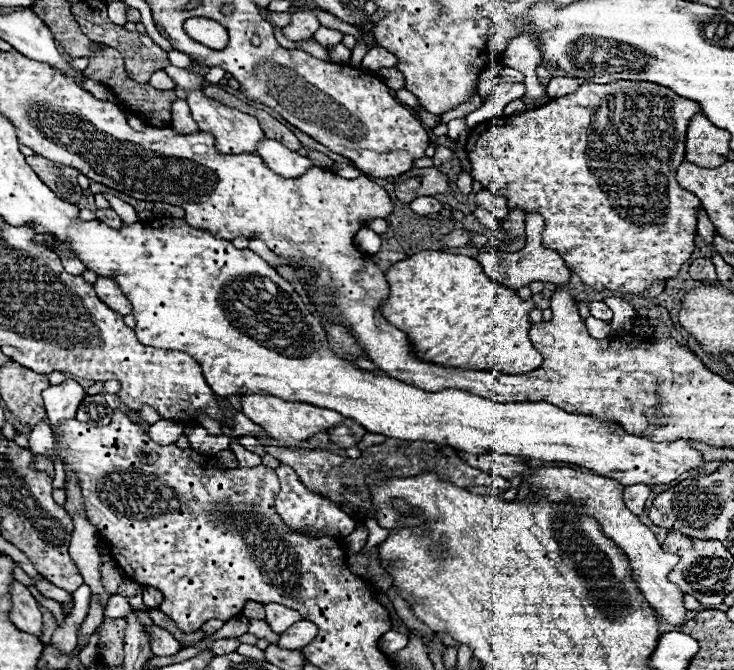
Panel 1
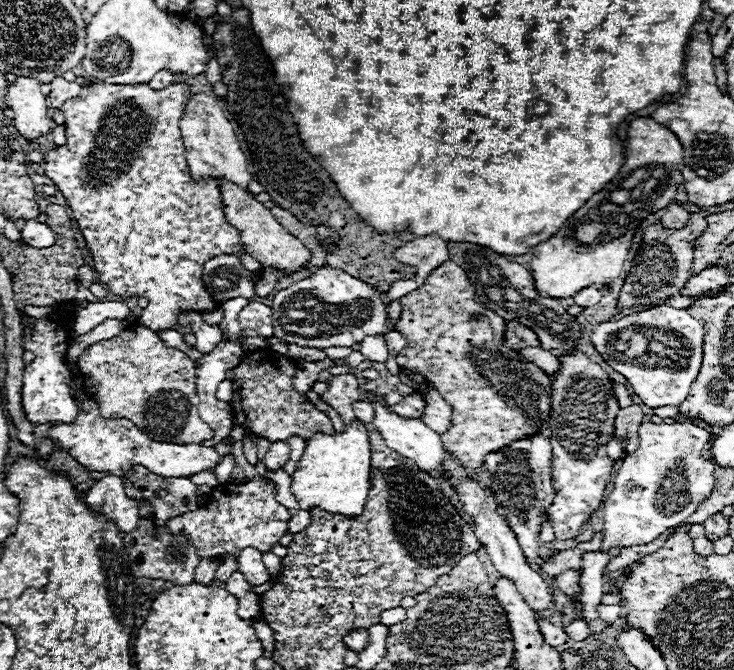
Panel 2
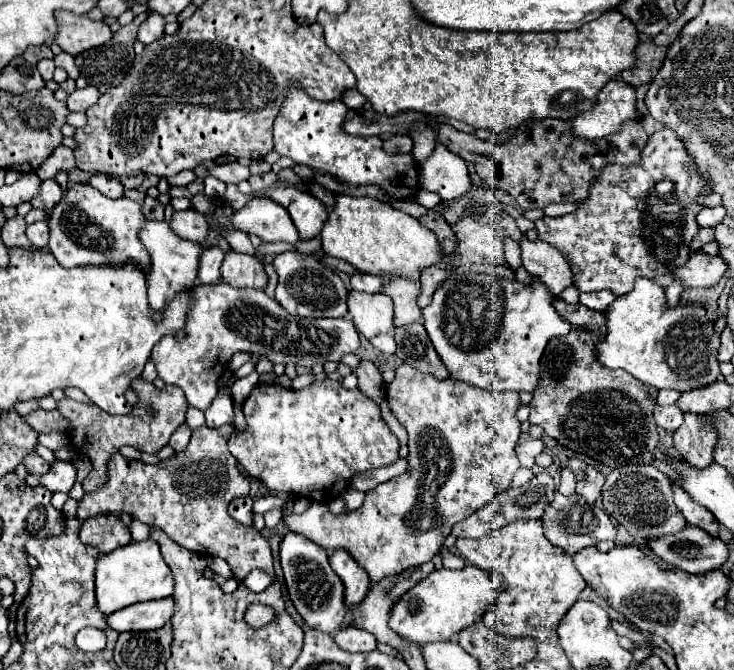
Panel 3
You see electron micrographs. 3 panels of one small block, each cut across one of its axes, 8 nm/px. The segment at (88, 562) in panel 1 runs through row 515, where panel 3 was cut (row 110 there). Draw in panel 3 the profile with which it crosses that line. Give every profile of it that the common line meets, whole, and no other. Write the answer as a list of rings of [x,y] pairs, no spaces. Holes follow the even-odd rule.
[[[86,86],[86,88],[80,88],[80,90],[76,88],[66,100],[68,110],[70,112],[86,112],[92,104],[96,104],[98,96],[100,96],[100,92],[94,86]]]

